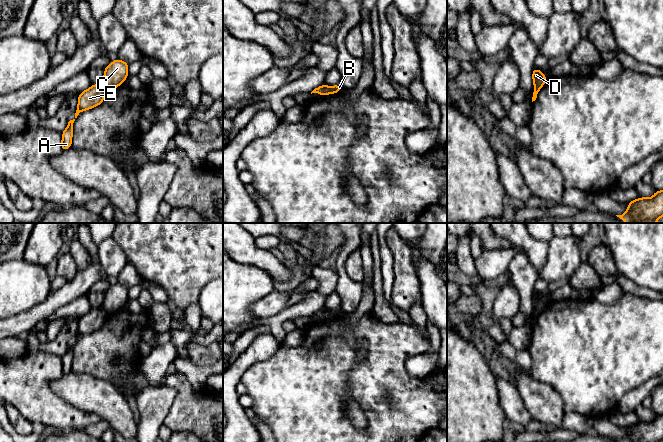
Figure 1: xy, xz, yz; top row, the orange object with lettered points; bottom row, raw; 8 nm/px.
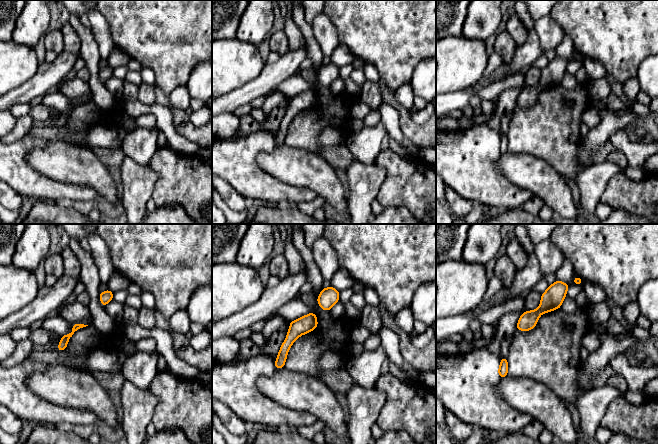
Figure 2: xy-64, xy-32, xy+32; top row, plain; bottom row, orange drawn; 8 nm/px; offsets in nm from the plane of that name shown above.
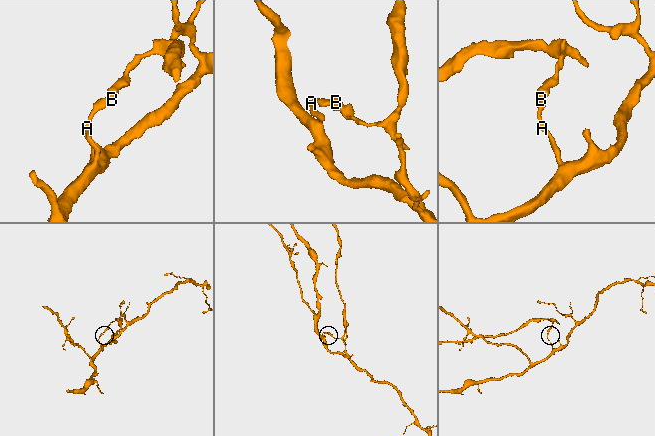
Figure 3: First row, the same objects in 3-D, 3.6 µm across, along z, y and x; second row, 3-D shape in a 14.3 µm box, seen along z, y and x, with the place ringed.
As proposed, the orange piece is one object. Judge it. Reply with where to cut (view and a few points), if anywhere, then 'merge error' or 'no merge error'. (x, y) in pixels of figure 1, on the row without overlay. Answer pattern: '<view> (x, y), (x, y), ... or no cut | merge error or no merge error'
xy (102, 307), (107, 314) | merge error

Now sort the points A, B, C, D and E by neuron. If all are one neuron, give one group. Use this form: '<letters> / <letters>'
A E / B C D

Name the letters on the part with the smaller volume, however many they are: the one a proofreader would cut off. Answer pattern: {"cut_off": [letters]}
{"cut_off": ["B", "C", "D"]}

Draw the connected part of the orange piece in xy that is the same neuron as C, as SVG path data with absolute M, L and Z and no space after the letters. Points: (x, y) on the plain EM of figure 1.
M119 282L104 293L102 308L107 314L112 314L120 310L128 301L129 288Z

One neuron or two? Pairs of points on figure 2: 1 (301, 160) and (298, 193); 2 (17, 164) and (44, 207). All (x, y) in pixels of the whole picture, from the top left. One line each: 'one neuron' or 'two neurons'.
1: two neurons
2: two neurons

